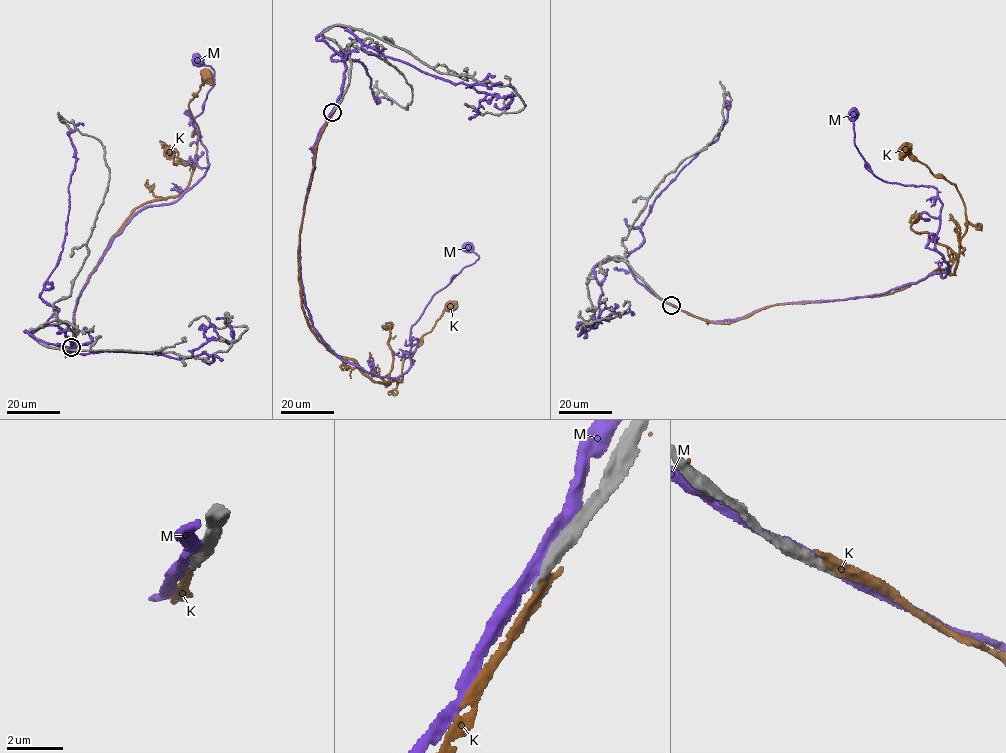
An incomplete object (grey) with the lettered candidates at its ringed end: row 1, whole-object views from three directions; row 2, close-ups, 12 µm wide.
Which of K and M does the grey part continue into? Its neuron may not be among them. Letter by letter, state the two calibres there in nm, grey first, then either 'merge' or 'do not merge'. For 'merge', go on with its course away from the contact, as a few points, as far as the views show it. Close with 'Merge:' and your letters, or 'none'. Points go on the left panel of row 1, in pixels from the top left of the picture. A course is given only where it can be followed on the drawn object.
K: 340 nm thick on the grey side, 440 nm on the other; do not merge
M: 400 nm thick on the grey side, 300 nm on the other; do not merge
Merge: none

